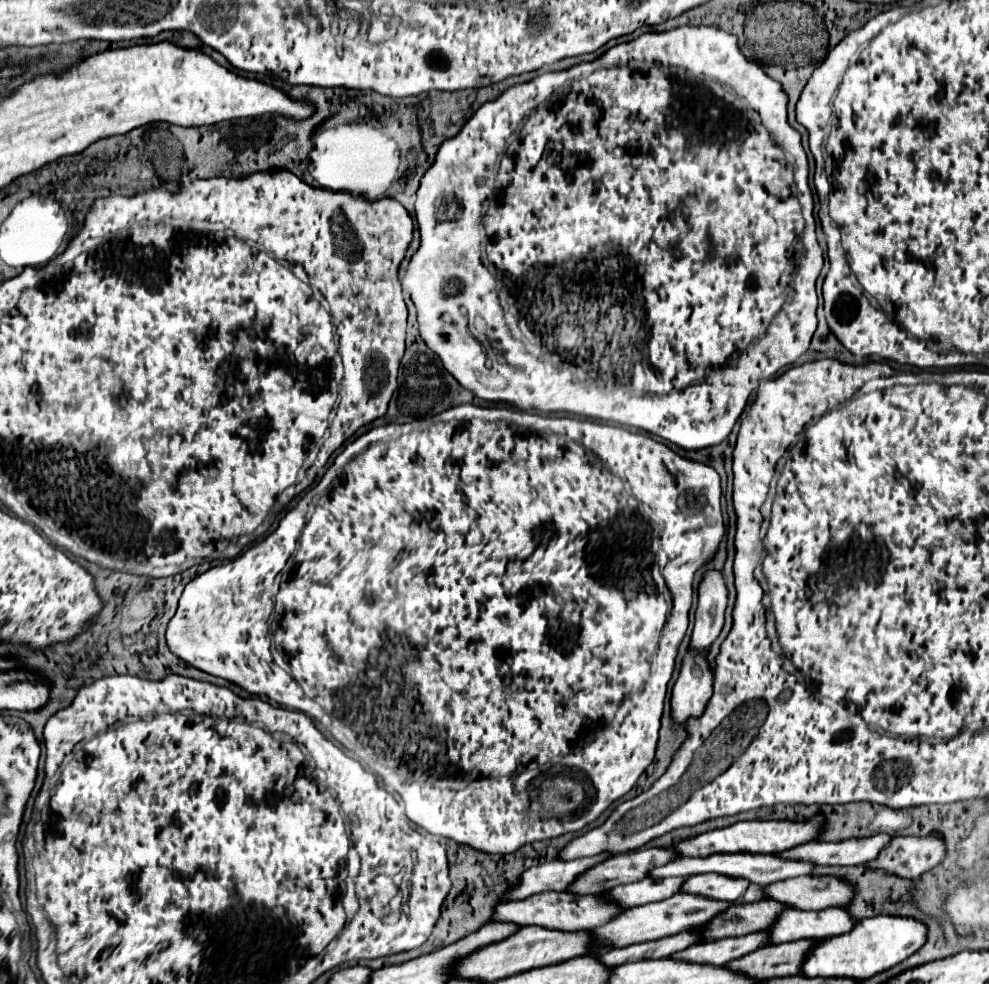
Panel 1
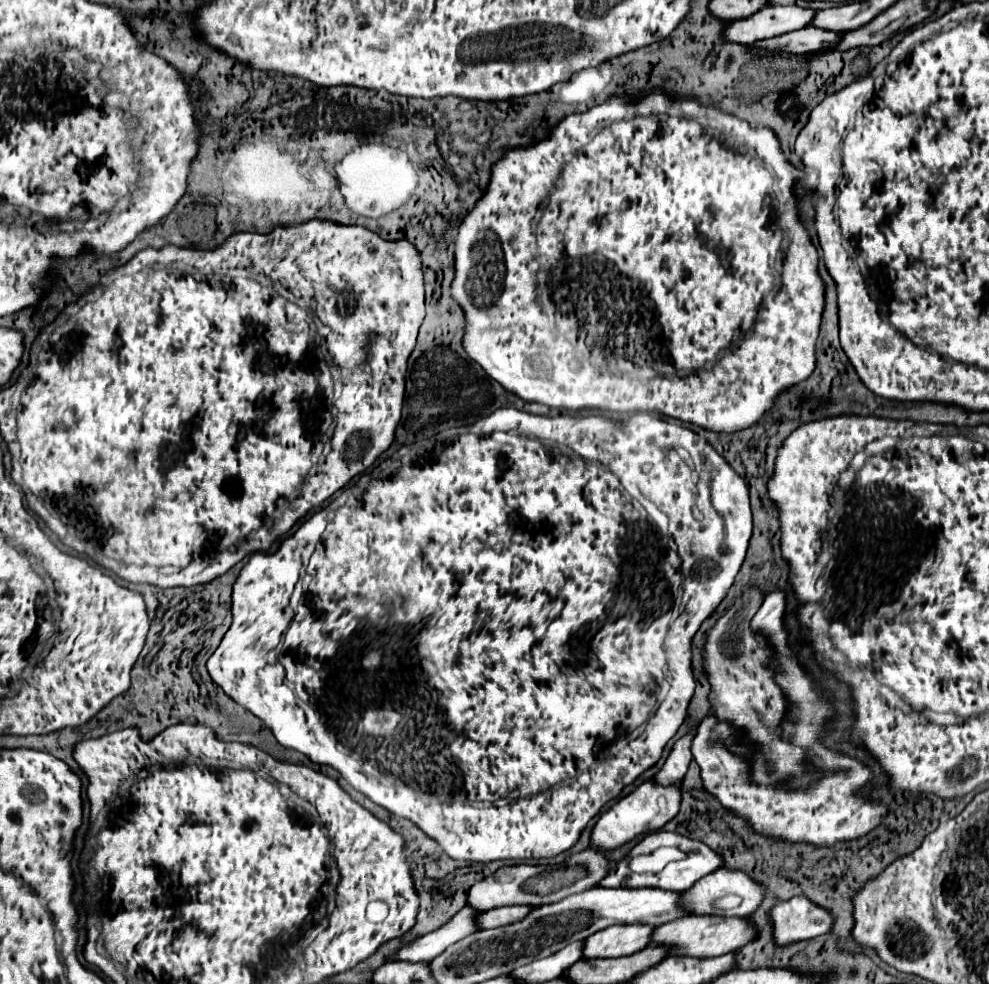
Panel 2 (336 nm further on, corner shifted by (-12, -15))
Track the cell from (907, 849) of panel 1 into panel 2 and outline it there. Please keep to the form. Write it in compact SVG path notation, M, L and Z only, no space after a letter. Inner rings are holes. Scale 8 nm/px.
M806 895L780 901L770 915L774 921L774 939L780 945L824 935L836 921L830 909L812 903Z

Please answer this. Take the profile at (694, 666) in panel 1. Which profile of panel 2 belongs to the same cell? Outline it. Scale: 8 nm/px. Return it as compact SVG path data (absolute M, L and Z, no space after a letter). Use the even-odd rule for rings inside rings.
M648 779L644 783L640 783L630 795L622 797L616 805L612 805L594 825L592 829L592 847L600 847L604 851L612 851L624 843L628 843L630 839L634 839L640 833L652 833L658 831L660 827L664 827L670 819L676 817L678 809L680 809L680 783L672 783L670 787L664 787L660 783L656 783L654 779Z

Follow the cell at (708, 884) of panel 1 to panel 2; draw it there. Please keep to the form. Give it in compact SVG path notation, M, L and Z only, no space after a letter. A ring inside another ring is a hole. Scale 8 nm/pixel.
M612 925L604 931L598 931L586 939L584 957L622 957L642 951L652 943L656 927L654 925Z

